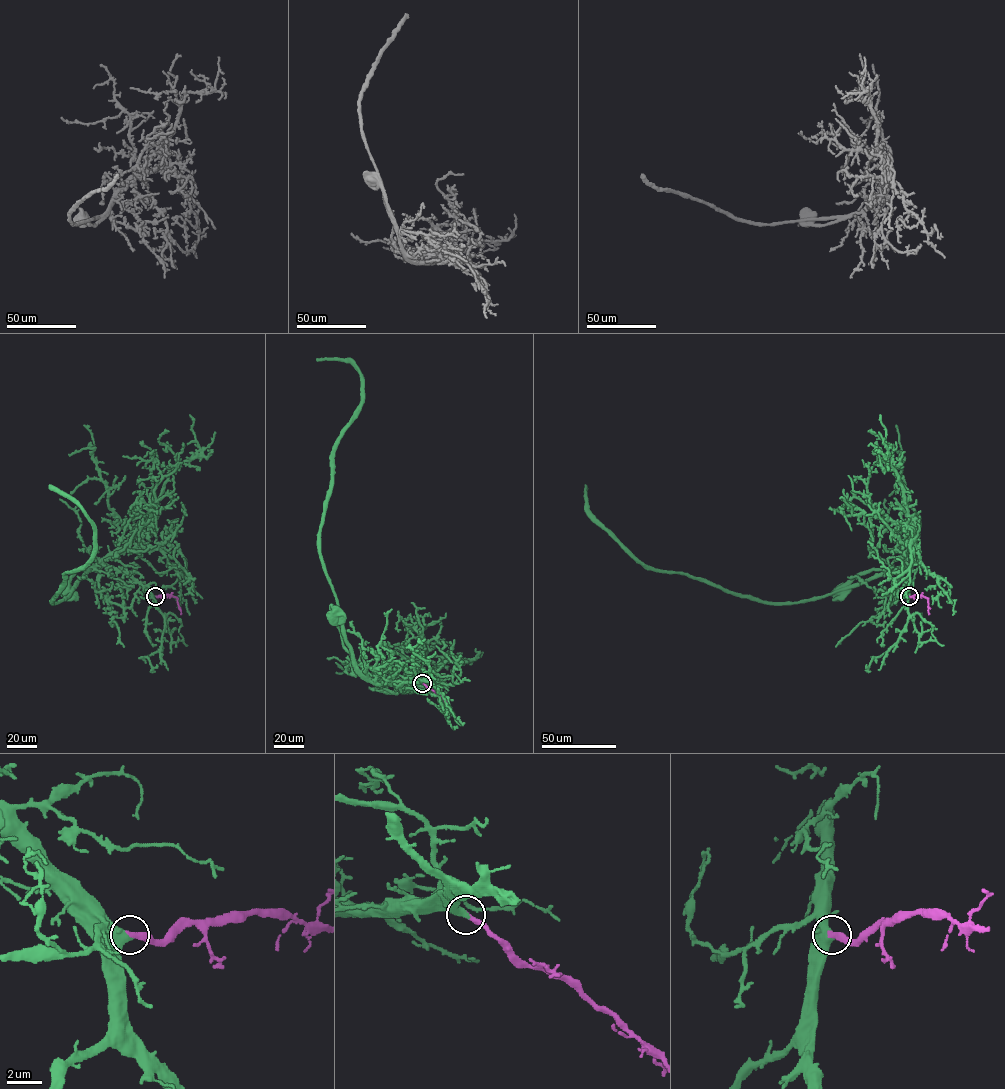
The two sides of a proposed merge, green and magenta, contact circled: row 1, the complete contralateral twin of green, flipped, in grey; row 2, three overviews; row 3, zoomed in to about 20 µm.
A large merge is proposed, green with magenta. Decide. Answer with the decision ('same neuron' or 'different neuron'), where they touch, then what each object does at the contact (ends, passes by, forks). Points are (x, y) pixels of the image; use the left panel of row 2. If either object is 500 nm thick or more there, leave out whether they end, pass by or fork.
same neuron; place (155, 596); green passes by; magenta ends

